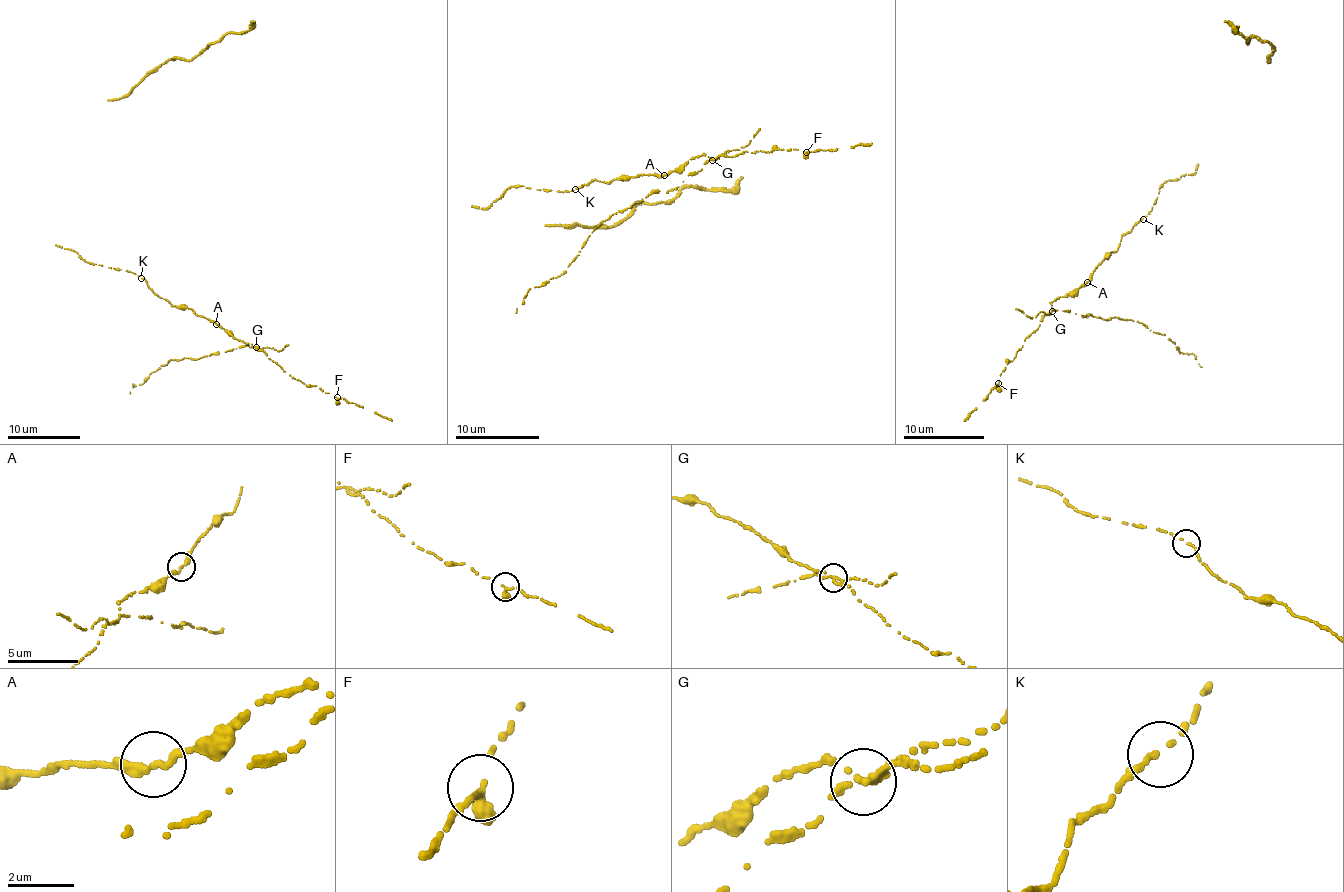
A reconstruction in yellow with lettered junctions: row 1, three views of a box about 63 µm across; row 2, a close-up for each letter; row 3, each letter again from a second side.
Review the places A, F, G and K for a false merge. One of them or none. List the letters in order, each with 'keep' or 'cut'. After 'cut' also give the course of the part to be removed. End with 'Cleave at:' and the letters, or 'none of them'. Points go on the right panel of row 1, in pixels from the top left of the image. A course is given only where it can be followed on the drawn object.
A: keep
F: keep
G: cut | (1051, 312), (1067, 310), (1105, 320), (1109, 316), (1127, 319), (1165, 334), (1181, 353), (1192, 354), (1201, 367)
K: keep
Cleave at: G

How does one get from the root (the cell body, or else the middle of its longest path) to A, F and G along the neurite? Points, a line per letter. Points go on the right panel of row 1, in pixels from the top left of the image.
A: (1143, 219), (1121, 238), (1118, 249), (1095, 268), (1087, 282)
F: (1143, 219), (1121, 238), (1118, 249), (1095, 268), (1086, 283), (1051, 302), (1051, 311), (1008, 361), (998, 383)
G: (1143, 219), (1121, 238), (1118, 249), (1095, 268), (1086, 283), (1051, 302), (1051, 312)

